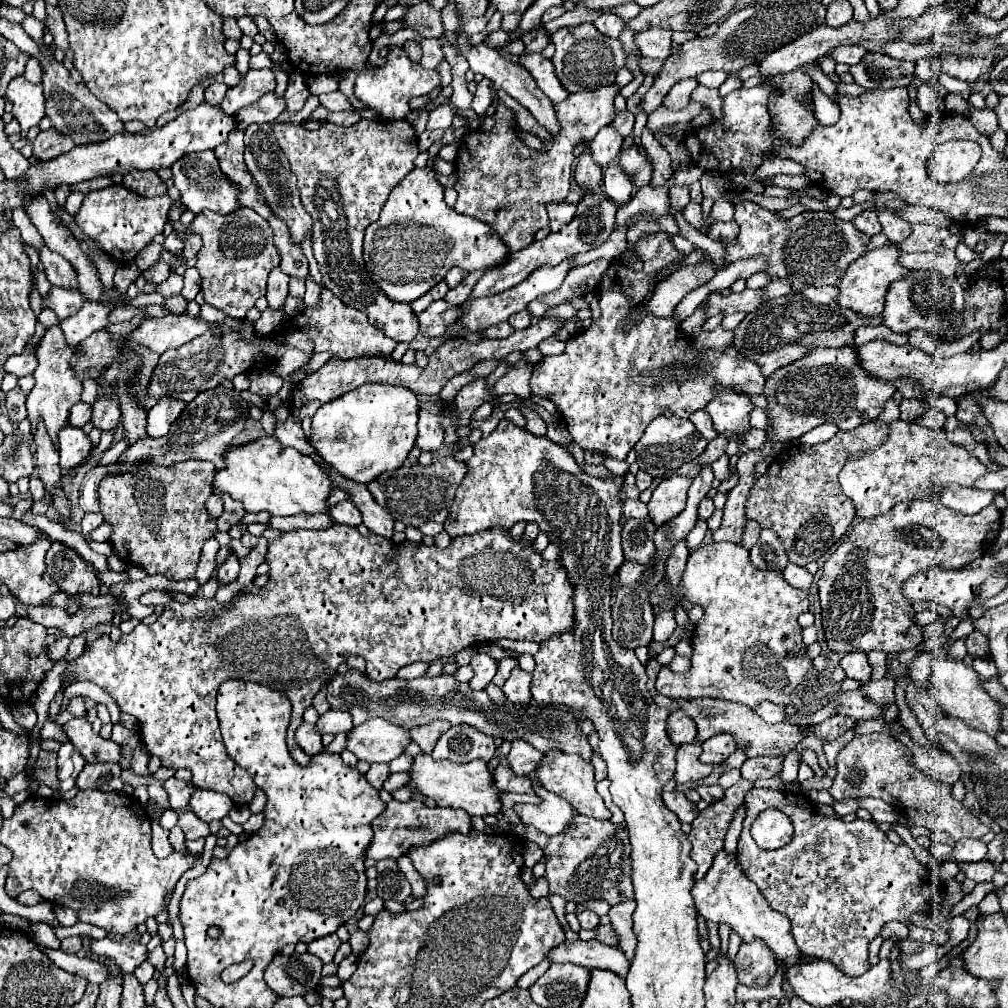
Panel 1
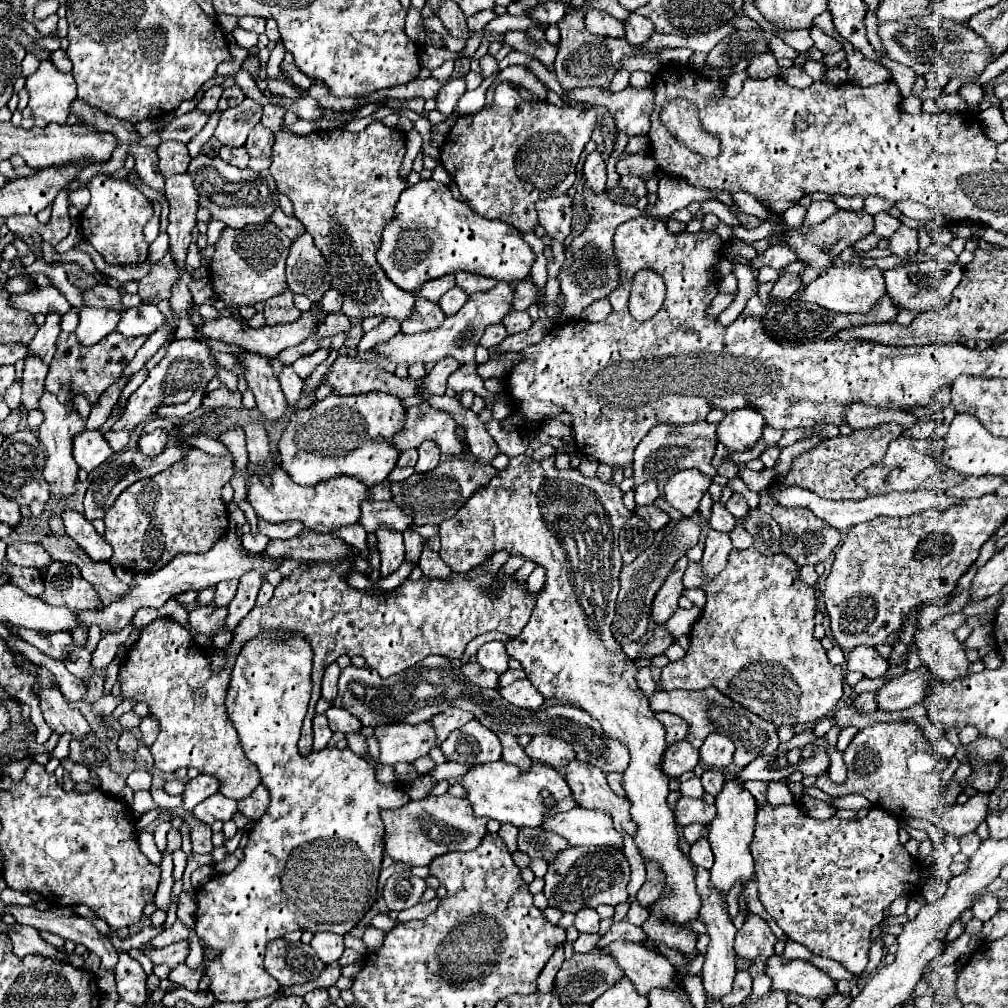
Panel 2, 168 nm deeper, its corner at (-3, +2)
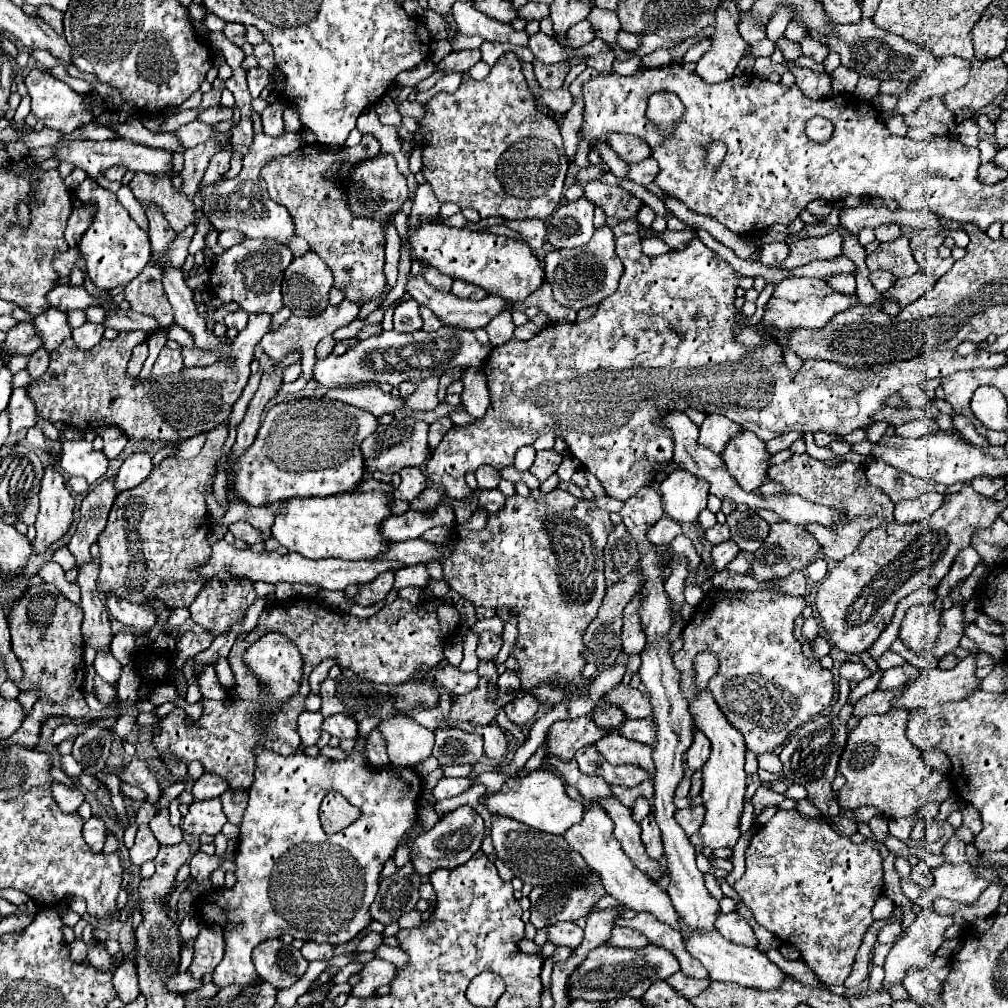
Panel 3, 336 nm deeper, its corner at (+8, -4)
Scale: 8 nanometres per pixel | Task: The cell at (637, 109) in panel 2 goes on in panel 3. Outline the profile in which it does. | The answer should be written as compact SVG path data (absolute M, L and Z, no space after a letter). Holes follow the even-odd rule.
M609 134L609 146L625 162L641 162L651 156L647 142L629 134Z

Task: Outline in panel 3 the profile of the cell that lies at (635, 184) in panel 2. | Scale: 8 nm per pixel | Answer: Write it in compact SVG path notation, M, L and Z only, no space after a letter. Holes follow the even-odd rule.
M599 180L585 184L585 198L593 206L599 206L605 212L605 216L615 218L619 222L635 218L639 208L643 206L643 202L629 194L627 190L619 186L607 186Z

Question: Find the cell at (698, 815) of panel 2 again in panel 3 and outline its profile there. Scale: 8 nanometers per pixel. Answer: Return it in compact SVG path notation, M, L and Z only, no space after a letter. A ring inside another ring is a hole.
M695 806L695 808L687 808L687 810L679 810L675 814L675 820L681 824L681 828L687 832L687 836L693 836L701 828L703 816L705 816L705 808Z

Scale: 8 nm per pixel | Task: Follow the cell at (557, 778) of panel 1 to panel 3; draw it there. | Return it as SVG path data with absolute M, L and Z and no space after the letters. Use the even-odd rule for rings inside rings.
M617 798L601 800L601 806L615 822L615 838L621 842L625 854L633 860L633 864L643 870L651 880L659 880L663 876L661 864L647 856L645 844L641 840L641 824L633 820L633 814L627 806L623 806Z

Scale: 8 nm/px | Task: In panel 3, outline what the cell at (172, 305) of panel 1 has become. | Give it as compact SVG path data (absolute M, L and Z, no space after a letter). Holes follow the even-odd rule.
M209 138L207 142L195 146L195 148L187 148L185 150L185 168L181 172L181 178L183 178L183 194L187 194L189 198L193 198L195 190L199 188L199 182L209 166L209 160L213 158L213 154L221 152L221 150L227 150L231 148L231 142L225 142L225 144L219 144L217 140Z

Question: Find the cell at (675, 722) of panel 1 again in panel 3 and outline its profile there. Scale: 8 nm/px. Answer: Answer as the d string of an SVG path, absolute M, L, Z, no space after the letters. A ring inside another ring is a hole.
M651 718L641 720L625 720L621 724L619 734L623 734L629 740L637 740L641 744L653 744L655 742L655 726Z

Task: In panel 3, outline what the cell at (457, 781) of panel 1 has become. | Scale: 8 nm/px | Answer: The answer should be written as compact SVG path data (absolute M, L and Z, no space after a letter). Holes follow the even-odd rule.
M543 770L531 772L519 780L509 780L497 794L487 798L485 806L493 816L509 816L531 828L557 836L563 836L565 830L569 830L569 826L581 822L585 812L583 802L569 798L561 778L553 772L543 772Z

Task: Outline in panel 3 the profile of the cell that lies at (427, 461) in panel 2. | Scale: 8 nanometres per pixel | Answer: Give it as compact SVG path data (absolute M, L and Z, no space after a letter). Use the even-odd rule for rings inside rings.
M405 468L399 472L399 476L401 476L401 484L393 492L393 498L397 498L397 500L409 500L411 502L427 486L427 478L417 468Z

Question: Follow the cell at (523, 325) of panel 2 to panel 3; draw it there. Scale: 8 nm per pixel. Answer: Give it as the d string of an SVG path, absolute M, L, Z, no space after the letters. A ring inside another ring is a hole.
M501 312L499 316L495 316L487 326L485 326L487 334L489 334L489 342L491 346L501 346L505 342L509 342L513 338L513 330L515 324L511 320L511 312Z

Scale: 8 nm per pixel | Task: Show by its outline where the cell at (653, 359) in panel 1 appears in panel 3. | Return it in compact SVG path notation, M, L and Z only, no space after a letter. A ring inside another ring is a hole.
M627 234L627 236L621 236L615 240L615 248L617 248L617 256L619 260L623 262L625 266L625 272L621 276L621 282L619 282L619 288L615 294L611 294L609 298L605 298L599 306L597 306L597 312L585 320L585 322L565 322L565 324L557 324L557 322L551 322L547 324L545 328L541 328L531 340L517 340L517 338L511 338L509 342L505 342L505 346L497 346L491 350L489 358L485 360L483 364L483 372L487 376L487 386L489 386L489 394L491 394L491 404L487 408L487 414L483 418L477 418L473 424L467 424L467 426L451 426L449 432L443 436L443 440L439 442L439 446L433 450L433 456L431 460L427 460L427 478L441 486L445 490L447 496L451 498L465 498L467 496L467 482L465 482L465 474L467 472L475 472L479 466L483 464L489 464L493 466L495 470L501 470L505 466L511 466L513 460L515 460L515 452L521 448L521 446L529 446L533 444L541 434L545 432L551 432L555 430L557 436L561 436L569 448L569 452L583 464L583 468L587 468L591 474L595 474L599 478L599 482L603 484L607 496L613 496L617 500L629 500L631 496L637 494L637 490L641 490L643 486L649 486L655 478L655 472L659 470L661 464L667 464L673 456L673 438L669 434L669 430L665 430L661 424L659 424L659 416L669 412L669 410L687 410L687 408L697 408L705 414L711 414L711 412L719 412L719 414L725 414L727 418L731 418L733 422L739 422L745 430L751 430L757 434L757 438L761 440L773 440L785 432L791 432L791 430L801 430L801 432L829 432L829 434L841 434L841 436L847 436L851 430L855 428L861 428L861 426L867 426L867 424L873 424L871 422L871 416L875 412L879 412L883 406L885 406L885 398L899 392L901 386L905 384L921 384L923 380L931 380L931 378L937 378L937 376L947 376L947 374L953 374L953 372L959 372L959 370L973 370L973 368L1001 368L1003 364L1007 364L1007 356L1005 354L991 354L991 352L983 352L983 350L977 350L977 352L971 352L969 356L959 356L955 350L945 350L945 352L929 352L929 354L921 354L913 360L907 360L907 362L895 362L895 364L883 364L883 366L875 366L873 370L869 372L859 372L855 368L845 368L841 364L835 364L835 362L825 362L825 360L807 360L803 362L803 368L801 372L791 378L787 368L785 368L785 362L783 362L783 356L781 356L781 350L777 346L777 342L771 342L769 346L757 346L753 350L745 350L745 346L737 344L735 342L735 328L737 326L745 326L739 318L737 318L737 312L735 312L735 290L739 288L739 274L727 264L723 262L717 254L713 254L697 236L687 244L685 250L671 250L663 256L645 256L641 252L641 238L637 234Z

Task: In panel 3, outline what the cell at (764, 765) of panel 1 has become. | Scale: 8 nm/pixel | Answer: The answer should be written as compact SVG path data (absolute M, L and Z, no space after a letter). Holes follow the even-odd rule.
M819 714L813 720L805 722L805 726L801 726L797 730L797 736L791 738L779 758L783 762L783 770L787 774L787 778L795 784L801 784L807 788L809 798L813 800L813 804L821 810L823 816L831 818L837 816L841 812L837 800L833 800L833 790L831 790L831 782L837 776L837 766L839 766L839 756L845 748L847 742L847 722L843 722L839 716L829 716L829 714Z

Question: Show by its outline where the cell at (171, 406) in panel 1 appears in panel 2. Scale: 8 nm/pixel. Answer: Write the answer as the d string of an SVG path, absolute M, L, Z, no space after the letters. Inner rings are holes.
M158 428L158 430L154 430L152 434L140 438L138 444L140 444L140 450L142 450L144 454L148 454L148 456L156 456L156 454L160 454L162 448L166 446L166 440L168 440L166 430L164 430L164 428Z

